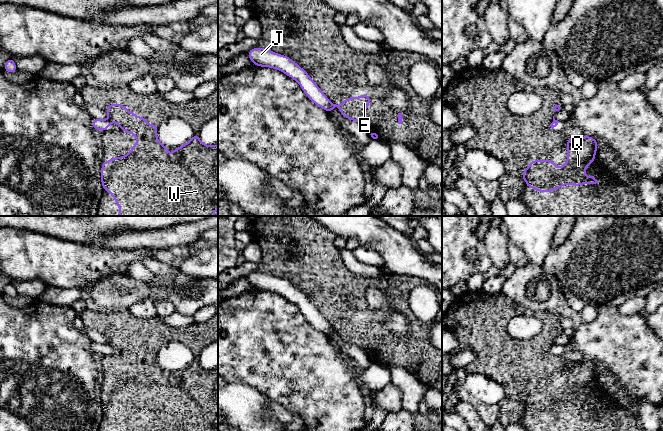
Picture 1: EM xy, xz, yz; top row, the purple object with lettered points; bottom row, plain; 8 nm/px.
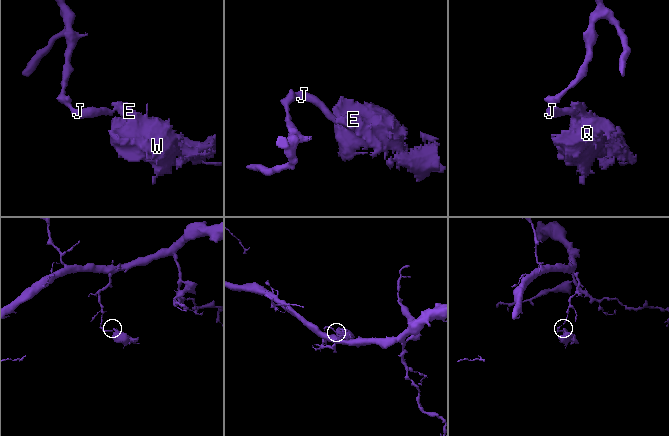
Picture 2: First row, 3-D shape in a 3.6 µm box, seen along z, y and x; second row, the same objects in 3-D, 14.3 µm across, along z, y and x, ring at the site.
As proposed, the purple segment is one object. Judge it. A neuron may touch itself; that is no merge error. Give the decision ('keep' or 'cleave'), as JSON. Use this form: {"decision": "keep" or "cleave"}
{"decision": "cleave"}

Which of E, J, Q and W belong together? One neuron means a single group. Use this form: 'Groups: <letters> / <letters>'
Groups: E Q W / J

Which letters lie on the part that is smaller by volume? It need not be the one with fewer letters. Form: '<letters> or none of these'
E, Q, W

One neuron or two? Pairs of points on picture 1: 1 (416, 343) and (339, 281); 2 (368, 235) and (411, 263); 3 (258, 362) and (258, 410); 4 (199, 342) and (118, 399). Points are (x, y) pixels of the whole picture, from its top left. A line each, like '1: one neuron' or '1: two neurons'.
1: one neuron
2: one neuron
3: two neurons
4: one neuron

